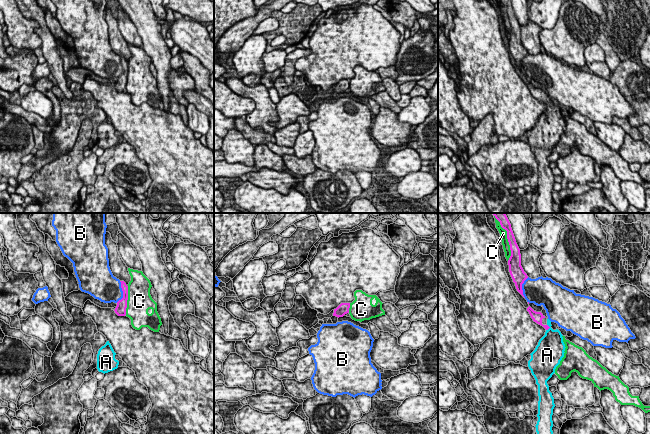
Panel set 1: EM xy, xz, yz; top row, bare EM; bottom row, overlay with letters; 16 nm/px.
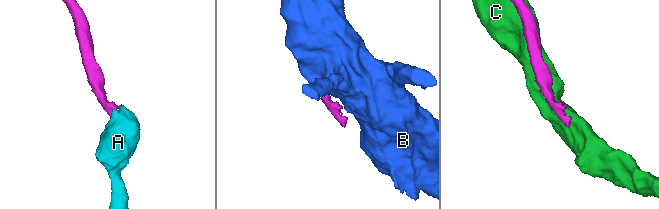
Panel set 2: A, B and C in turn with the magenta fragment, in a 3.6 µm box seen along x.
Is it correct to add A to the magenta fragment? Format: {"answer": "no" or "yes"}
{"answer": "yes"}

